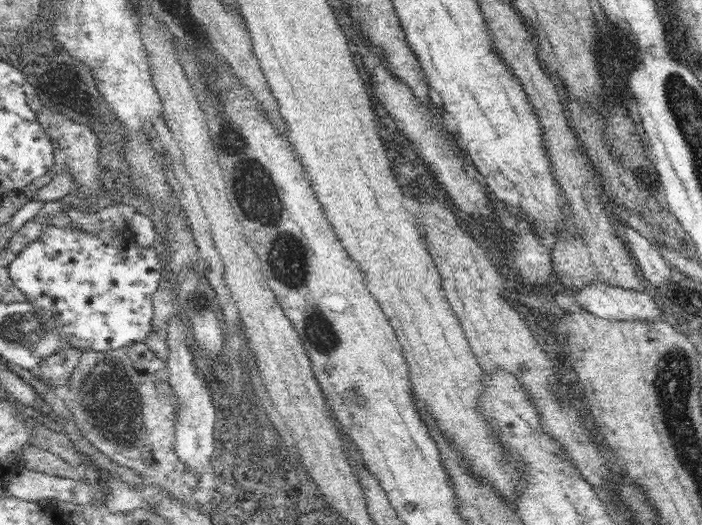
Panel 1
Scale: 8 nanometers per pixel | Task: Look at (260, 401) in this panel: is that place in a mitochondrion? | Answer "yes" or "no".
no

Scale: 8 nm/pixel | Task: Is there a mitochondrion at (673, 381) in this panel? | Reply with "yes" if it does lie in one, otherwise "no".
yes

